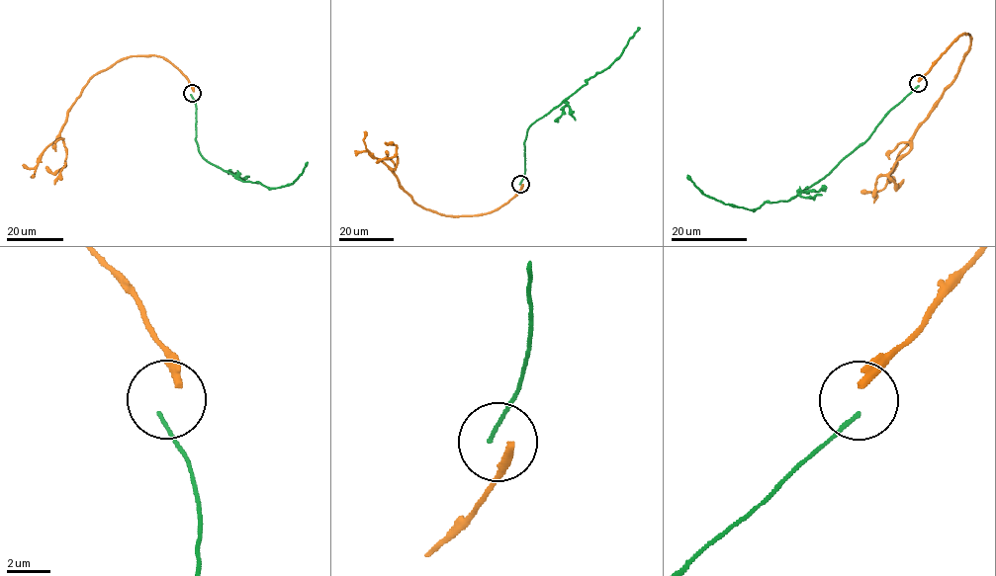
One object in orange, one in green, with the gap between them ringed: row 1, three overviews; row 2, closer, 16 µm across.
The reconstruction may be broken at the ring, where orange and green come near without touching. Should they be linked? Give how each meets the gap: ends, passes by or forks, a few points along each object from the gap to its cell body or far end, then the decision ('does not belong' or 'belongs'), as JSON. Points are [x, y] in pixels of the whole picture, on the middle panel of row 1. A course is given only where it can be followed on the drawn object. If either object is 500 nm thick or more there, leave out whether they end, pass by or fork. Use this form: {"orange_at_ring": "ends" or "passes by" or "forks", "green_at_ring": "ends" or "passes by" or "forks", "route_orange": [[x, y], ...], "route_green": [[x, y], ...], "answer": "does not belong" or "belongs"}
{"orange_at_ring": "ends", "green_at_ring": "ends", "route_orange": [[522, 184], [513, 197], [492, 211], [447, 215], [424, 209], [400, 186], [392, 171], [366, 149], [365, 131]], "route_green": [[520, 184], [525, 170], [524, 142], [528, 128], [588, 80], [605, 70], [621, 54], [639, 28]], "answer": "does not belong"}

